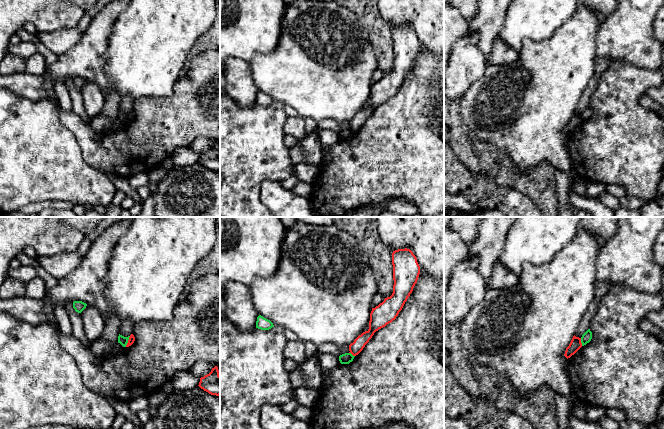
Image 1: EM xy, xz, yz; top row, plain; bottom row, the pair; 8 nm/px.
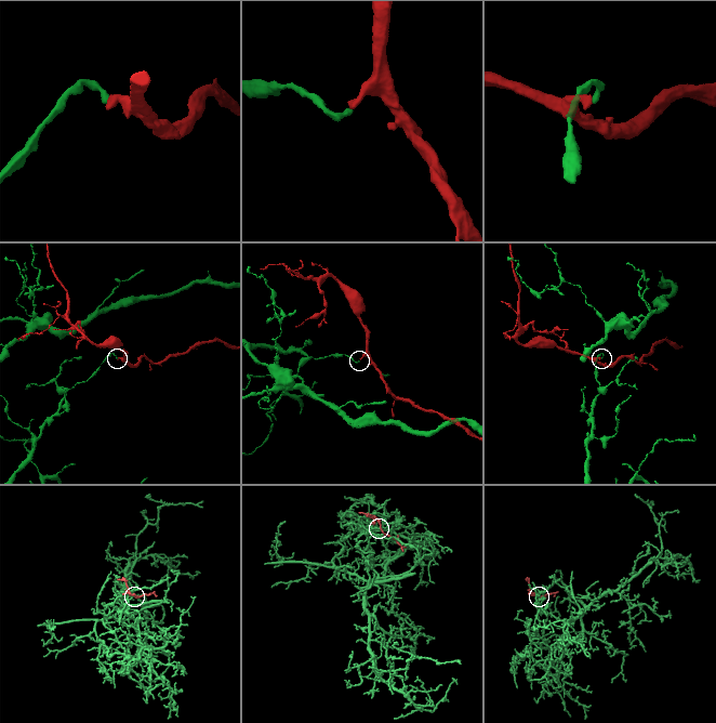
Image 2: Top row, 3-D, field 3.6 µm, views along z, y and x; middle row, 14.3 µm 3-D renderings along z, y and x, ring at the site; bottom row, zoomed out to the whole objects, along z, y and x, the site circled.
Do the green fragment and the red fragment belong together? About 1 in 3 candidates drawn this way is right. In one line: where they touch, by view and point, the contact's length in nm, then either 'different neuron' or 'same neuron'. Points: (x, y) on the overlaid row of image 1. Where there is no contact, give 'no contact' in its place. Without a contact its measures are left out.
meets green in xy at (127, 341); contact 100 nm long; different neuron

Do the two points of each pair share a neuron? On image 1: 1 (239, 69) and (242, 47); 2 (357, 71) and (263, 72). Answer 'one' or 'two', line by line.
1: two
2: one

